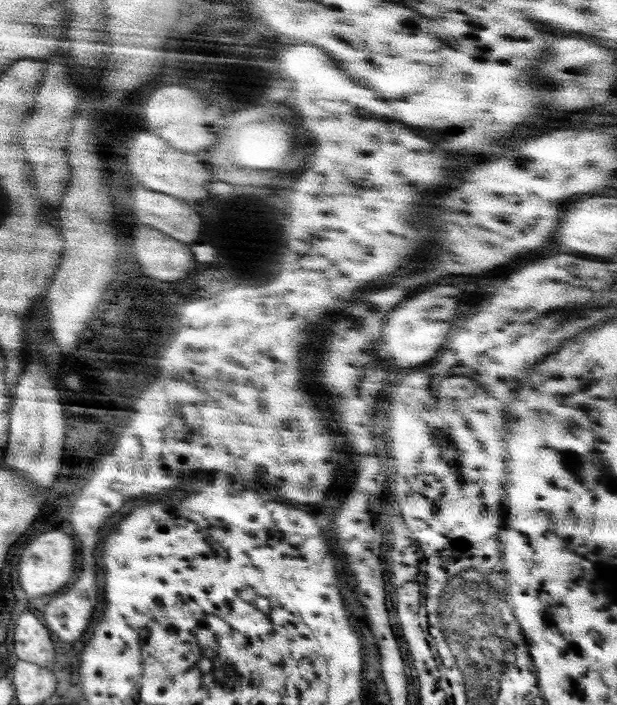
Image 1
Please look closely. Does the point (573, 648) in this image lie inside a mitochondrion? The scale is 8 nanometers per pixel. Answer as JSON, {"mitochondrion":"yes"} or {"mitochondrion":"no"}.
{"mitochondrion":"no"}

